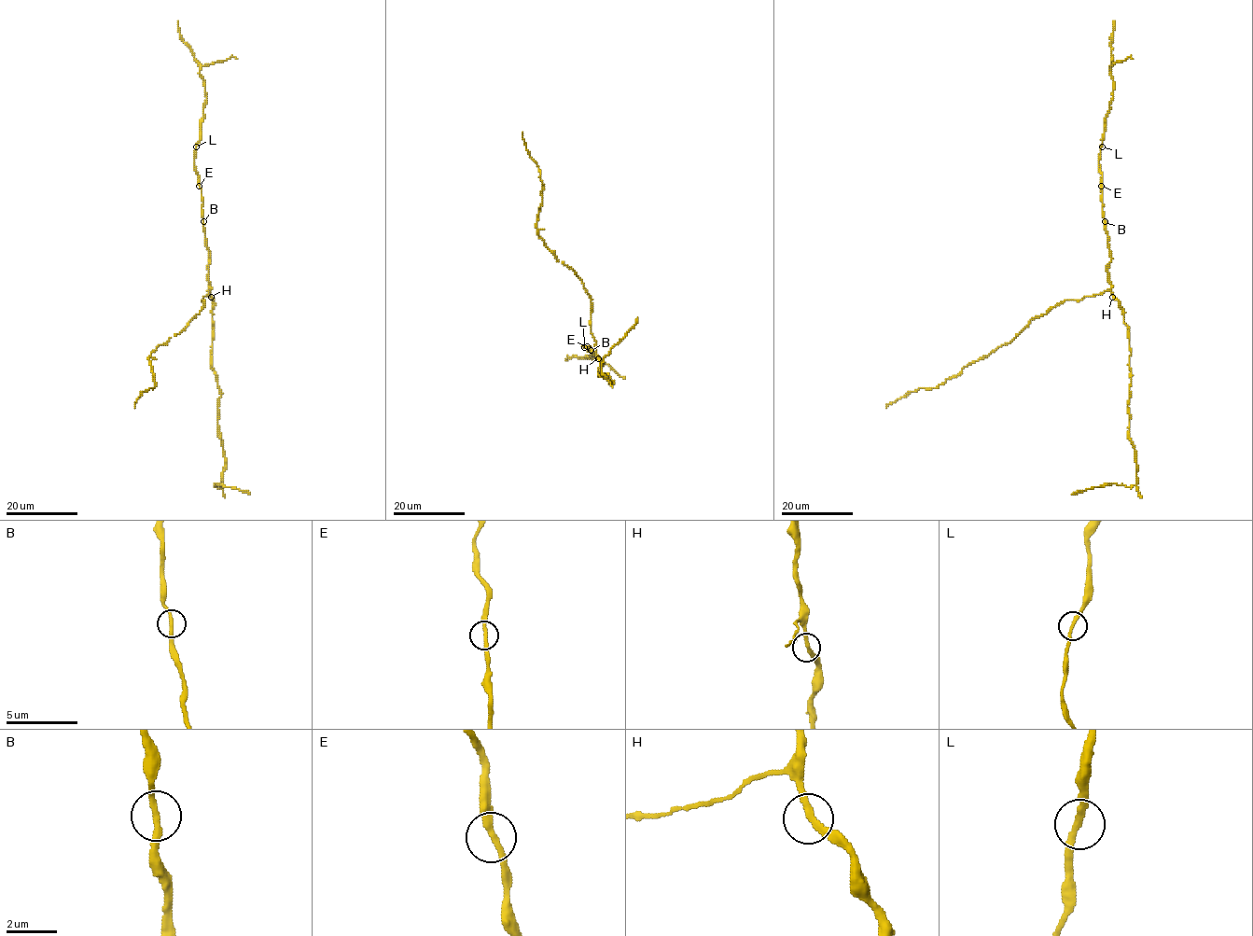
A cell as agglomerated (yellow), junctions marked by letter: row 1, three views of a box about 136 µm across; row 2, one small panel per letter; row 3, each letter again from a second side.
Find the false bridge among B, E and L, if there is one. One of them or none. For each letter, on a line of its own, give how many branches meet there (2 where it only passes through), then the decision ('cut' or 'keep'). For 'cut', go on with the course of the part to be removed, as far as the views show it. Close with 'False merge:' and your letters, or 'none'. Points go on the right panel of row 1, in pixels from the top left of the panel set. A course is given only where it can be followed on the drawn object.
B: 2 branches meet; keep
E: 2 branches meet; keep
L: 2 branches meet; keep
False merge: none

